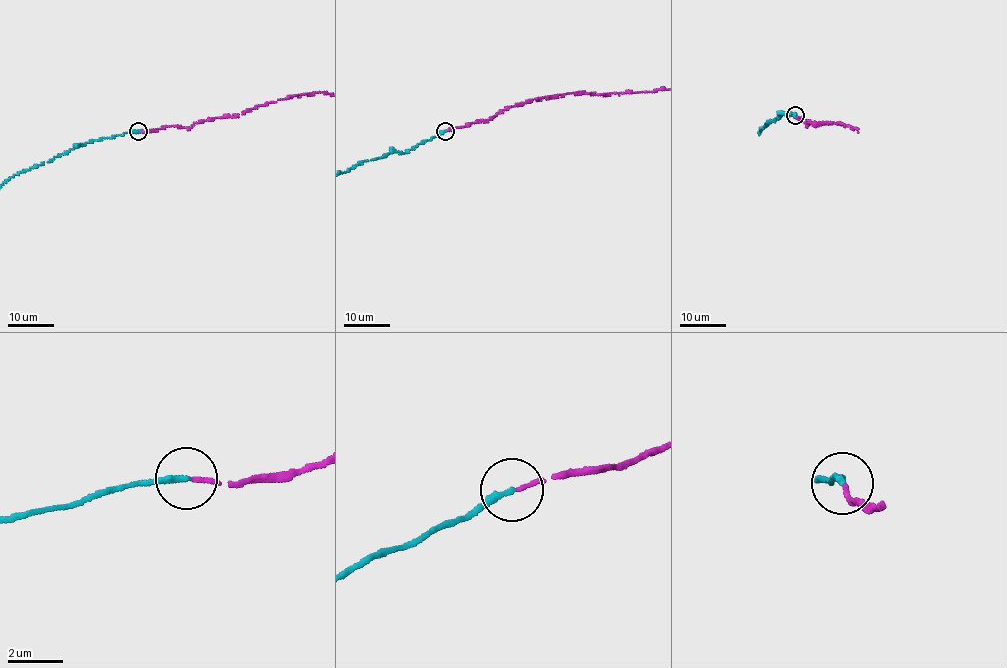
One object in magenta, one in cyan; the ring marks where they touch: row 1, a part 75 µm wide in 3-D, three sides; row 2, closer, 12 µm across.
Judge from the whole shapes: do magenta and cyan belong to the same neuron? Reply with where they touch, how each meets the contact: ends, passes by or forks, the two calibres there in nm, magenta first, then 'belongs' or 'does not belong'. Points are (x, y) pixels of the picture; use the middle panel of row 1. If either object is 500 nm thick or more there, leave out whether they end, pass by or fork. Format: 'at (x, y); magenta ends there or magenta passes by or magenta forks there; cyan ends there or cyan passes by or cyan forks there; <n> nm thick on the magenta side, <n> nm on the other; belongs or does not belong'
at (445, 131); magenta ends there; cyan ends there; 130 nm thick on the magenta side, 240 nm on the other; belongs

